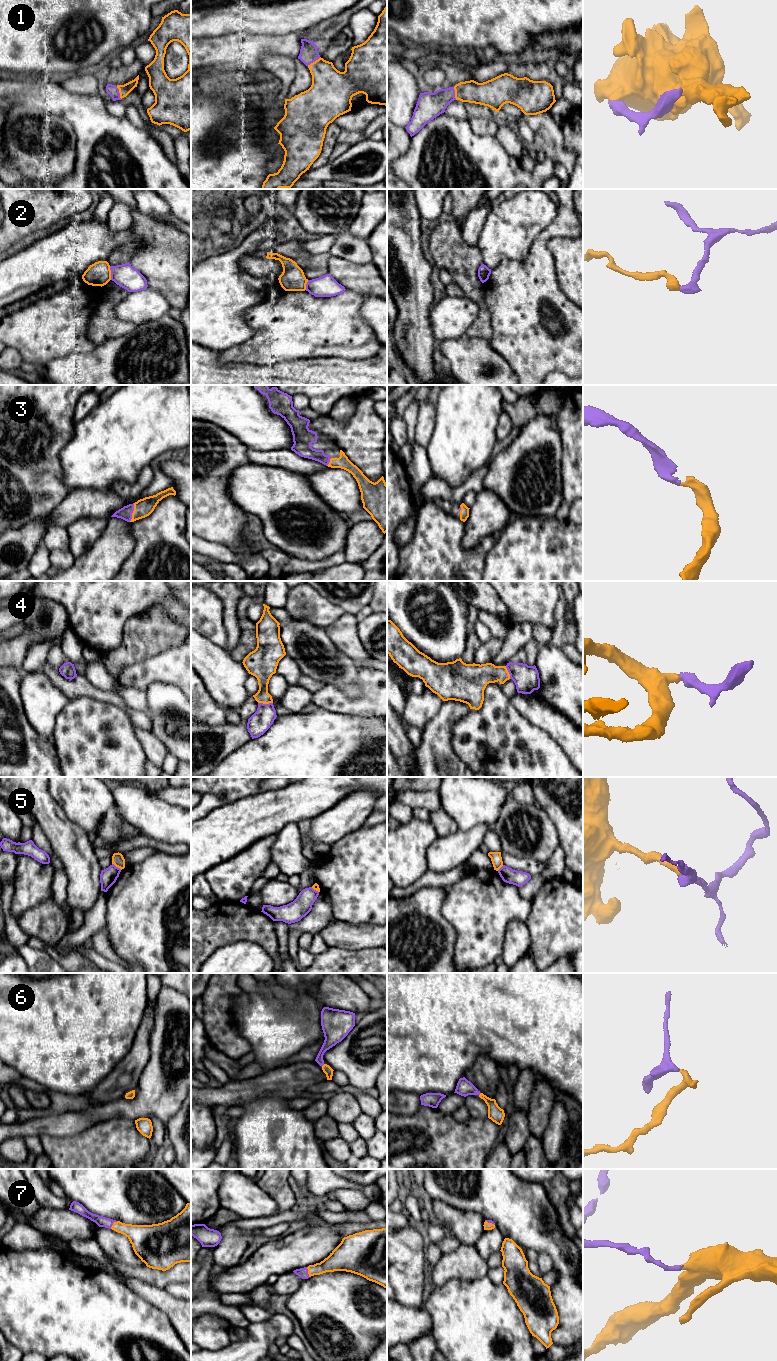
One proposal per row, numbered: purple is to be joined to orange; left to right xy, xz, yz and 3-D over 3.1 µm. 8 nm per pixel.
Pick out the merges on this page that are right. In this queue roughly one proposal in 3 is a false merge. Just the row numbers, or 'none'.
1, 3, 4, 6, 7

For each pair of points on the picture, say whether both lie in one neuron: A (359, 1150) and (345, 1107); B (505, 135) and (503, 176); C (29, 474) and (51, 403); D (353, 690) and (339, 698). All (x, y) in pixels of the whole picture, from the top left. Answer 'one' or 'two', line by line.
A: one
B: two
C: one
D: two

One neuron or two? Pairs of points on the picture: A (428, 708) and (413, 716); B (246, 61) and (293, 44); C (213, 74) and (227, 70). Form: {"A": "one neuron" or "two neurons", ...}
{"A": "one neuron", "B": "one neuron", "C": "one neuron"}

